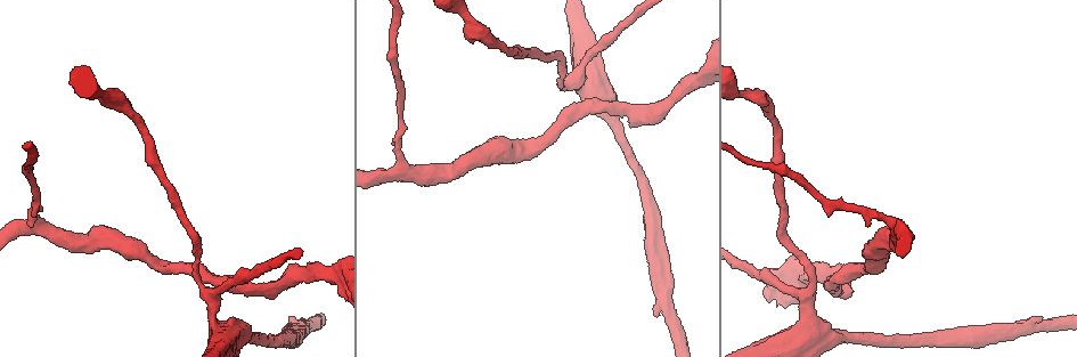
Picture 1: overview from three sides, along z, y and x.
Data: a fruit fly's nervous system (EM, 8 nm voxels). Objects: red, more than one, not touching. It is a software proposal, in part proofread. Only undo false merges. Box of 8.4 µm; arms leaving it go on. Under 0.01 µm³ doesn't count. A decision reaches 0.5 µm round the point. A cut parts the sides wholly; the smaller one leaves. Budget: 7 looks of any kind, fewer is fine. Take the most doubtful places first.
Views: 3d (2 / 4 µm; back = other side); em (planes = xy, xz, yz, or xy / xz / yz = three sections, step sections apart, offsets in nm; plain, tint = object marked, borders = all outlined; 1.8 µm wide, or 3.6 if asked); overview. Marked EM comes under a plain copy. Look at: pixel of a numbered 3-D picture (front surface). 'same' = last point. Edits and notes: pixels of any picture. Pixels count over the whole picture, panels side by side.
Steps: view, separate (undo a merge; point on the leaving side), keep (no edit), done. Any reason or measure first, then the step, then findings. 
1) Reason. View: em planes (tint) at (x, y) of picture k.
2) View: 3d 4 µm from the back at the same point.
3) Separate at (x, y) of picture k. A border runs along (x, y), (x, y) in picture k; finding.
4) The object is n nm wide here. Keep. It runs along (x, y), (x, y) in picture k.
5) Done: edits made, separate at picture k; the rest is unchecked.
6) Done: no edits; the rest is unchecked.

Arms part here. View: em planes (tint) at (576, 82) of picture 1.

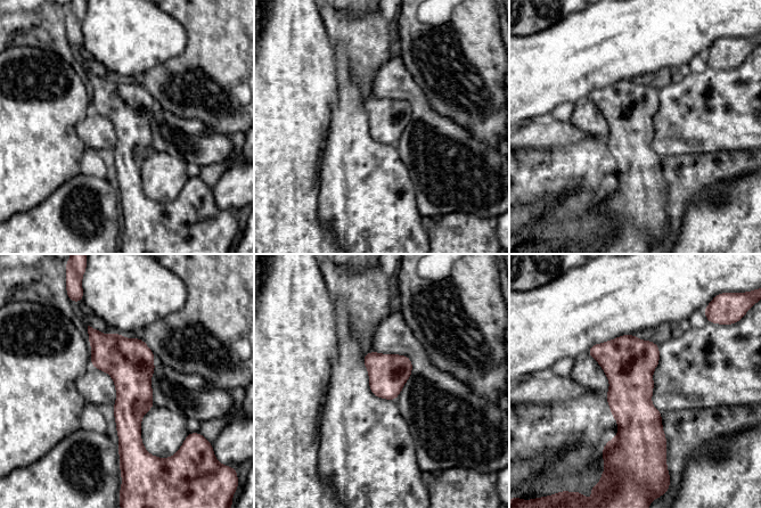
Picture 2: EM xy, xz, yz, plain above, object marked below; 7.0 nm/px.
The object is 280 nm wide here. Keep. Continuous, no second neuron.

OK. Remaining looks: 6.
Calibre changes. View: 3d 4 µm at (464, 18) of picture 1.

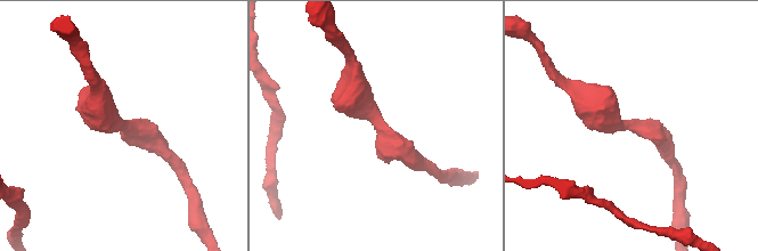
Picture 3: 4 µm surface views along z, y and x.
The arms are 240, 440 nm wide. View: em 3.6 µm xz step 4 (tint) at (123, 125) of picture 3.

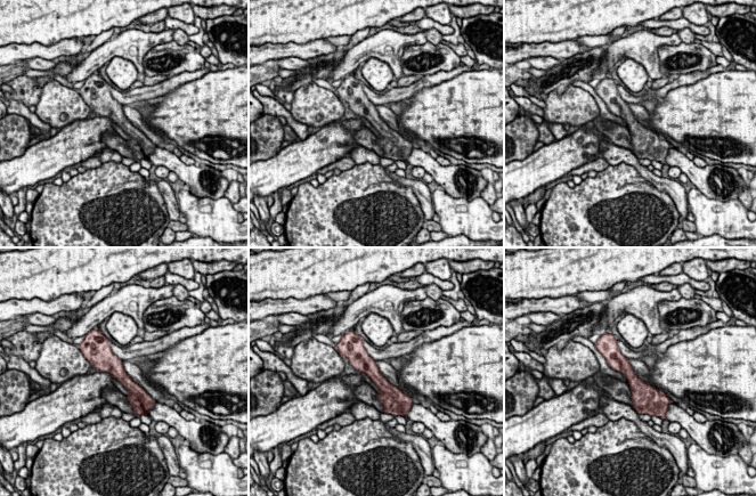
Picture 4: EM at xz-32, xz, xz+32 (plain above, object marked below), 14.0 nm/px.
Another direction. View: em 3.6 µm planes (borders) at the same point.

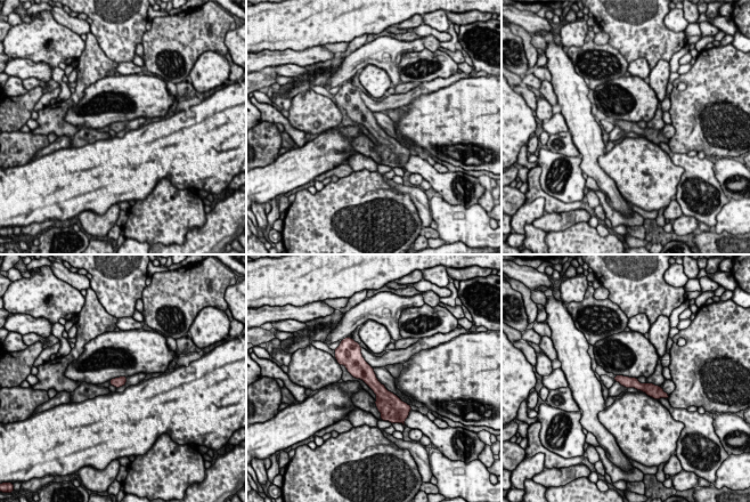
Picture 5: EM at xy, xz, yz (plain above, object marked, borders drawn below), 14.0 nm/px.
The object is 140 nm wide here. Keep. It runs along (357, 355), (384, 413) in picture 5; one neuron here.

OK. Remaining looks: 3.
Three-way junction. View: 3d 4 µm at (403, 168) of picture 1.

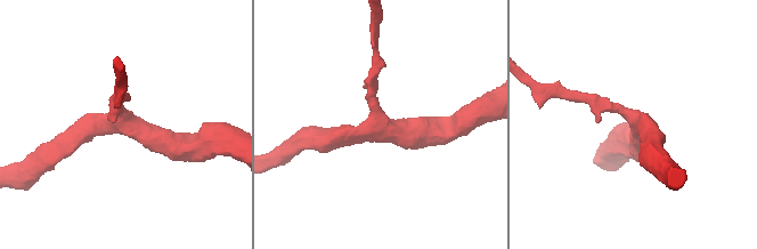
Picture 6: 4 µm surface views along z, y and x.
3 arms meet here; the arms are 190, 320, 380 nm wide. View: em planes (tint) at (637, 119) of picture 6.

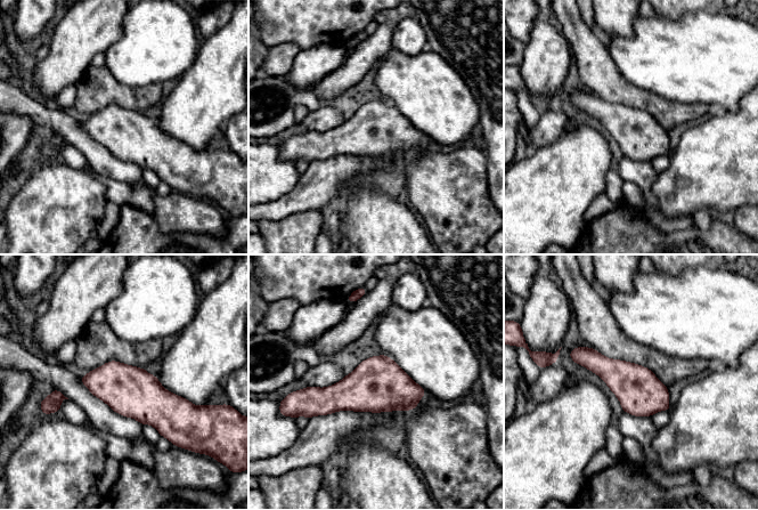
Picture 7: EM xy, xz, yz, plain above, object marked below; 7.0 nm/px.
Keep. Continuous, no second neuron.

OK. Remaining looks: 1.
Done: no edits; the rest is unchecked.

